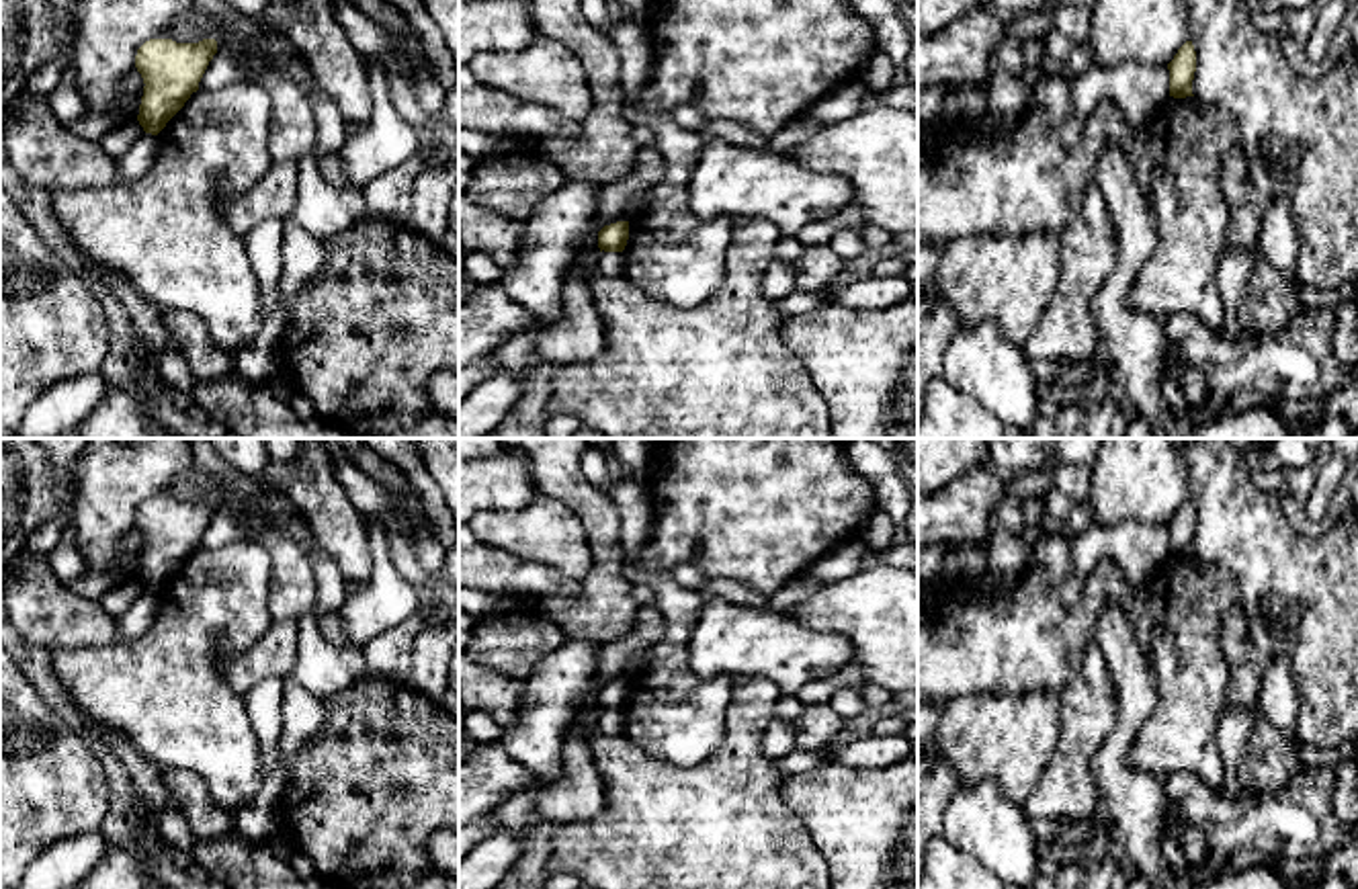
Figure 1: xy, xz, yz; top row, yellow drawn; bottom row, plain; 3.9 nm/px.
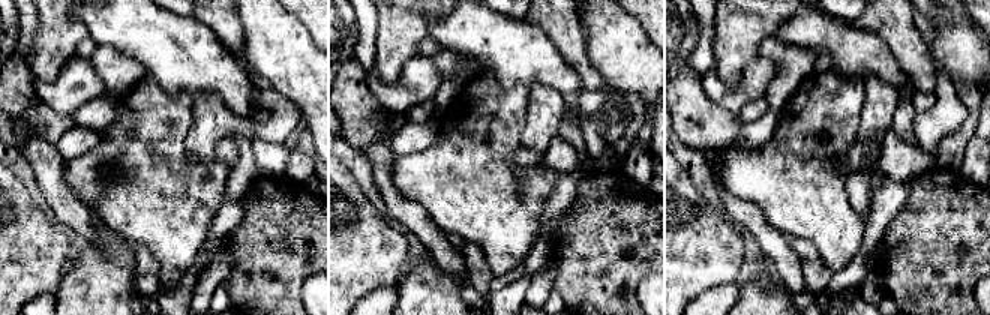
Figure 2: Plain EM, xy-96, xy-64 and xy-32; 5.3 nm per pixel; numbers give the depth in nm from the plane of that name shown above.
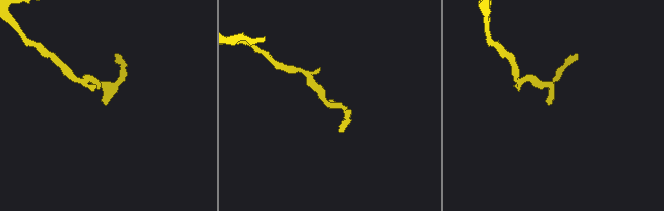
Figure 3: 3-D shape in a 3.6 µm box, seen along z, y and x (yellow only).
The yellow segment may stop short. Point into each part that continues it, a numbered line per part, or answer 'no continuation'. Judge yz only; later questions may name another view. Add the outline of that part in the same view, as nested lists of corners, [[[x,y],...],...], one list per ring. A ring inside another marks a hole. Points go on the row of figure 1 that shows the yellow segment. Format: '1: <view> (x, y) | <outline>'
no continuation

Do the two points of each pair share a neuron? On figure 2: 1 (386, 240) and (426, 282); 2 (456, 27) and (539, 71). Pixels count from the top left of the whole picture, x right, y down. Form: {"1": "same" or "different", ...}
{"1": "different", "2": "same"}

